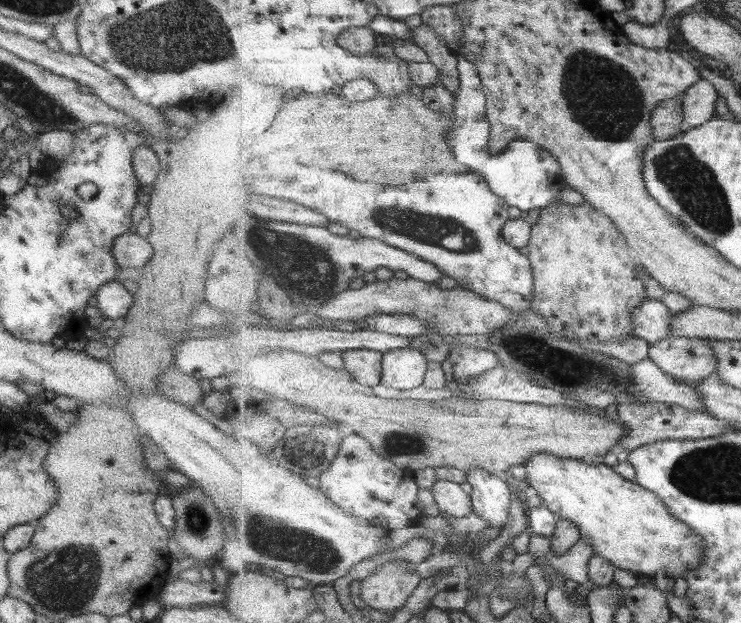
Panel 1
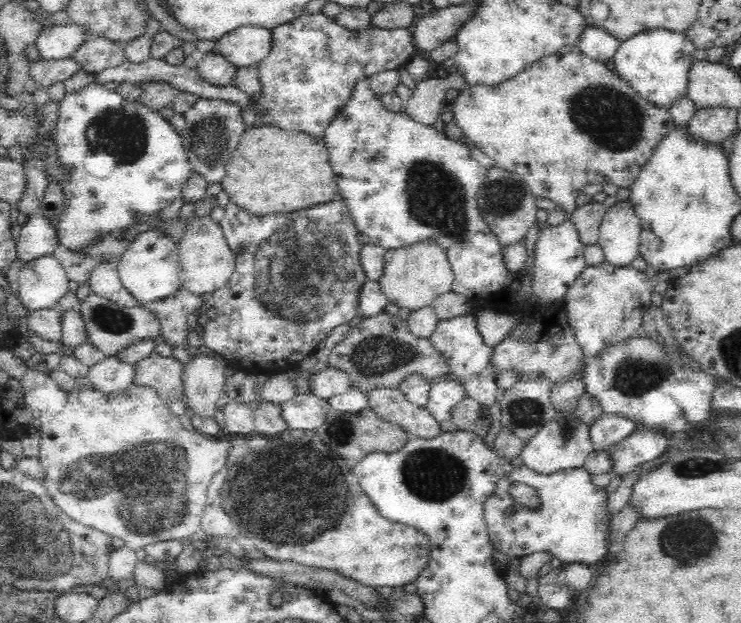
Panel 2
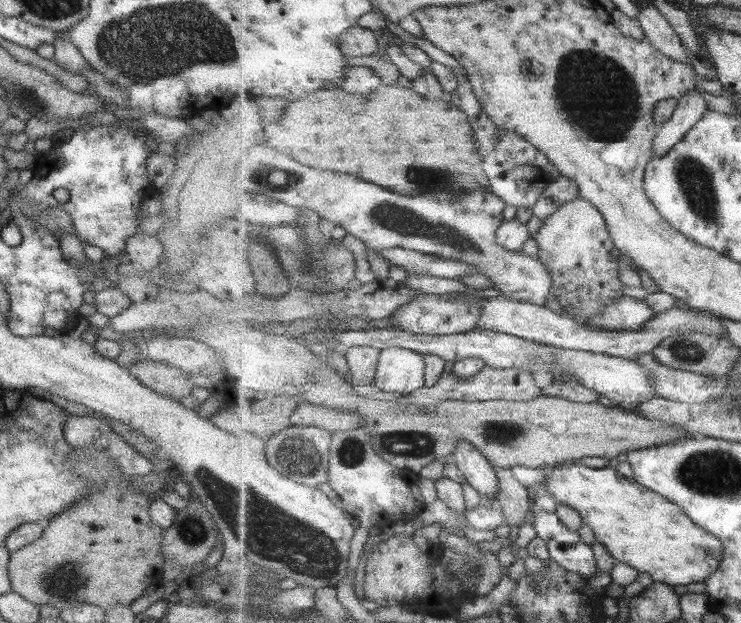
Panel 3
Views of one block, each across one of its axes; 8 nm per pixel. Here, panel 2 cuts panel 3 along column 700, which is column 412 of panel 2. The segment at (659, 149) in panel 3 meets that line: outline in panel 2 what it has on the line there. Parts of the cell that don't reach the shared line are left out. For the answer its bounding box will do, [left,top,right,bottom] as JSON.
[403,70,465,127]

